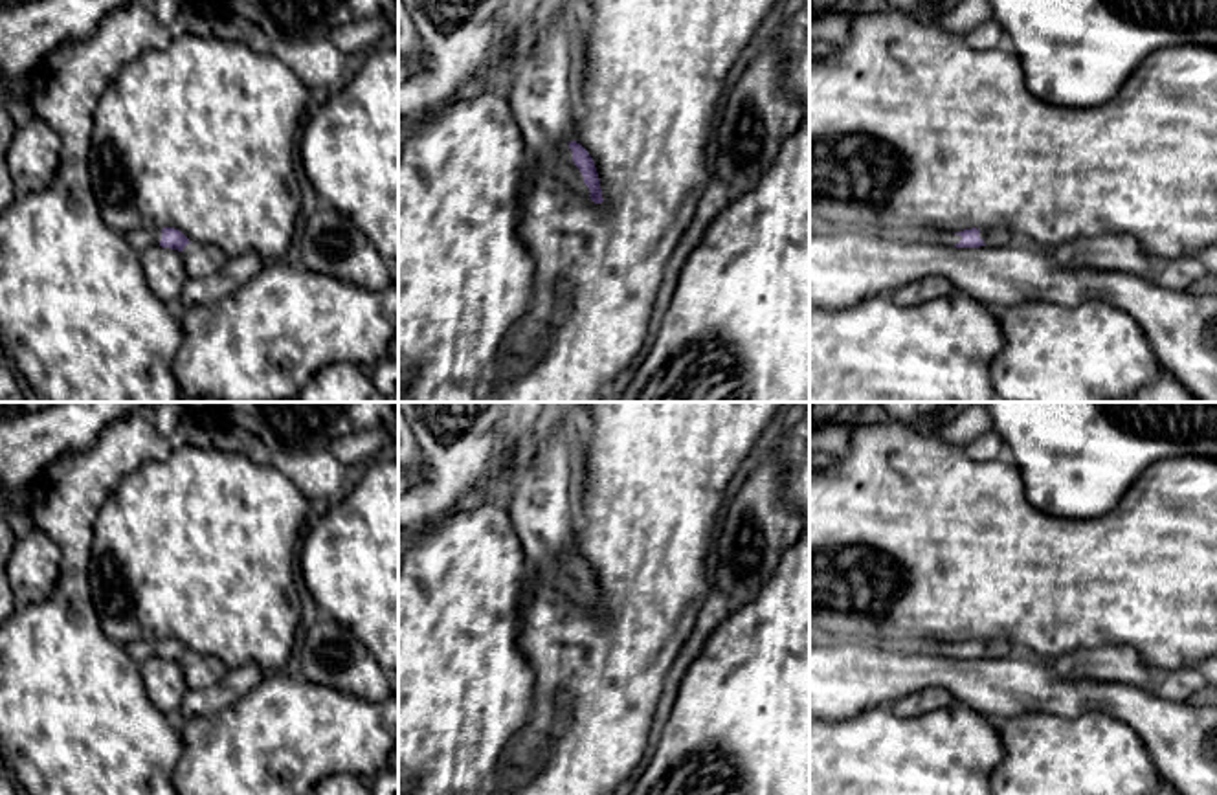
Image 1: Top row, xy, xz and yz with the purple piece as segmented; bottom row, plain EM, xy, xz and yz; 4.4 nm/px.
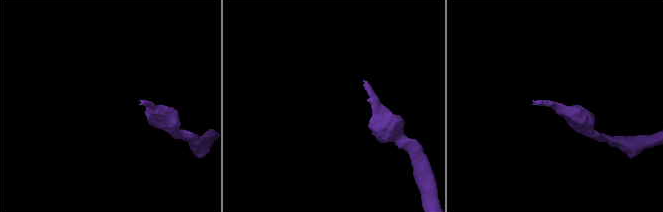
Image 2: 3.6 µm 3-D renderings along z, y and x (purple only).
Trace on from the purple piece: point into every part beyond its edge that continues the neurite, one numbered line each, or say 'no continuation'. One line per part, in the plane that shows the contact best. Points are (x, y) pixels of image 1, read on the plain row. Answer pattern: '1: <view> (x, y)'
1: xz (542, 515)

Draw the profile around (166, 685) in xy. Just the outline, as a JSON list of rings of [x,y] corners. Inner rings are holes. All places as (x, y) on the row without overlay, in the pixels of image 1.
[[[152,655],[140,663],[149,700],[171,720],[178,722],[180,703],[189,687],[182,663]]]

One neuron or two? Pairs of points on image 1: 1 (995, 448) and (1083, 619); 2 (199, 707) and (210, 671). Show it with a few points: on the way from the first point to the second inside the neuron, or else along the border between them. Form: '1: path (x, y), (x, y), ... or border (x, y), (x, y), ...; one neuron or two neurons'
1: border (964, 447), (975, 459), (1006, 456); two neurons
2: border (224, 671), (212, 685), (189, 691); two neurons

